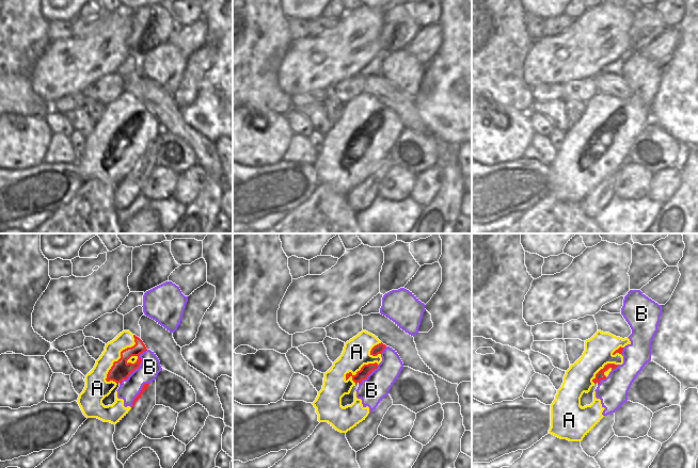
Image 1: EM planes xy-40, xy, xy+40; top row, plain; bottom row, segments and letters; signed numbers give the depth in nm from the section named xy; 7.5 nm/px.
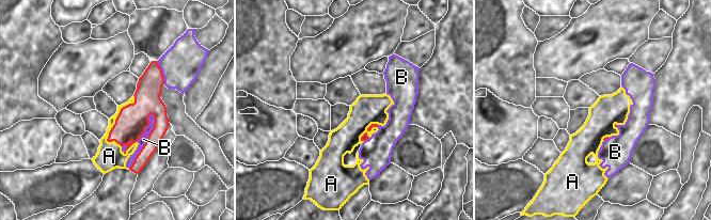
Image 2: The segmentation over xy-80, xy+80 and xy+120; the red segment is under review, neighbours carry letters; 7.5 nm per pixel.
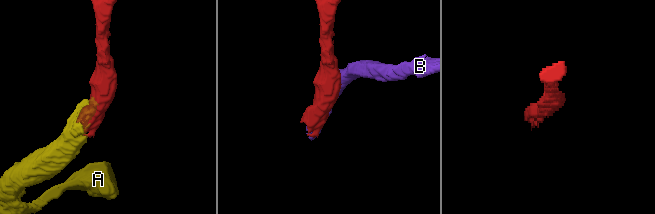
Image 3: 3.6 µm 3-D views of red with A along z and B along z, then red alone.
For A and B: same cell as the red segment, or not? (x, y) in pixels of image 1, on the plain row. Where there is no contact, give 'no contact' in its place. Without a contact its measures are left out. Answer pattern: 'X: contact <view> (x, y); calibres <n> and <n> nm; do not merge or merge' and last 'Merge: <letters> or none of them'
A: contact xy-40 (121, 117); calibres 150 and 140 nm; merge
B: contact xy-40 (137, 129); calibres 150 and 160 nm; do not merge
Merge: A

